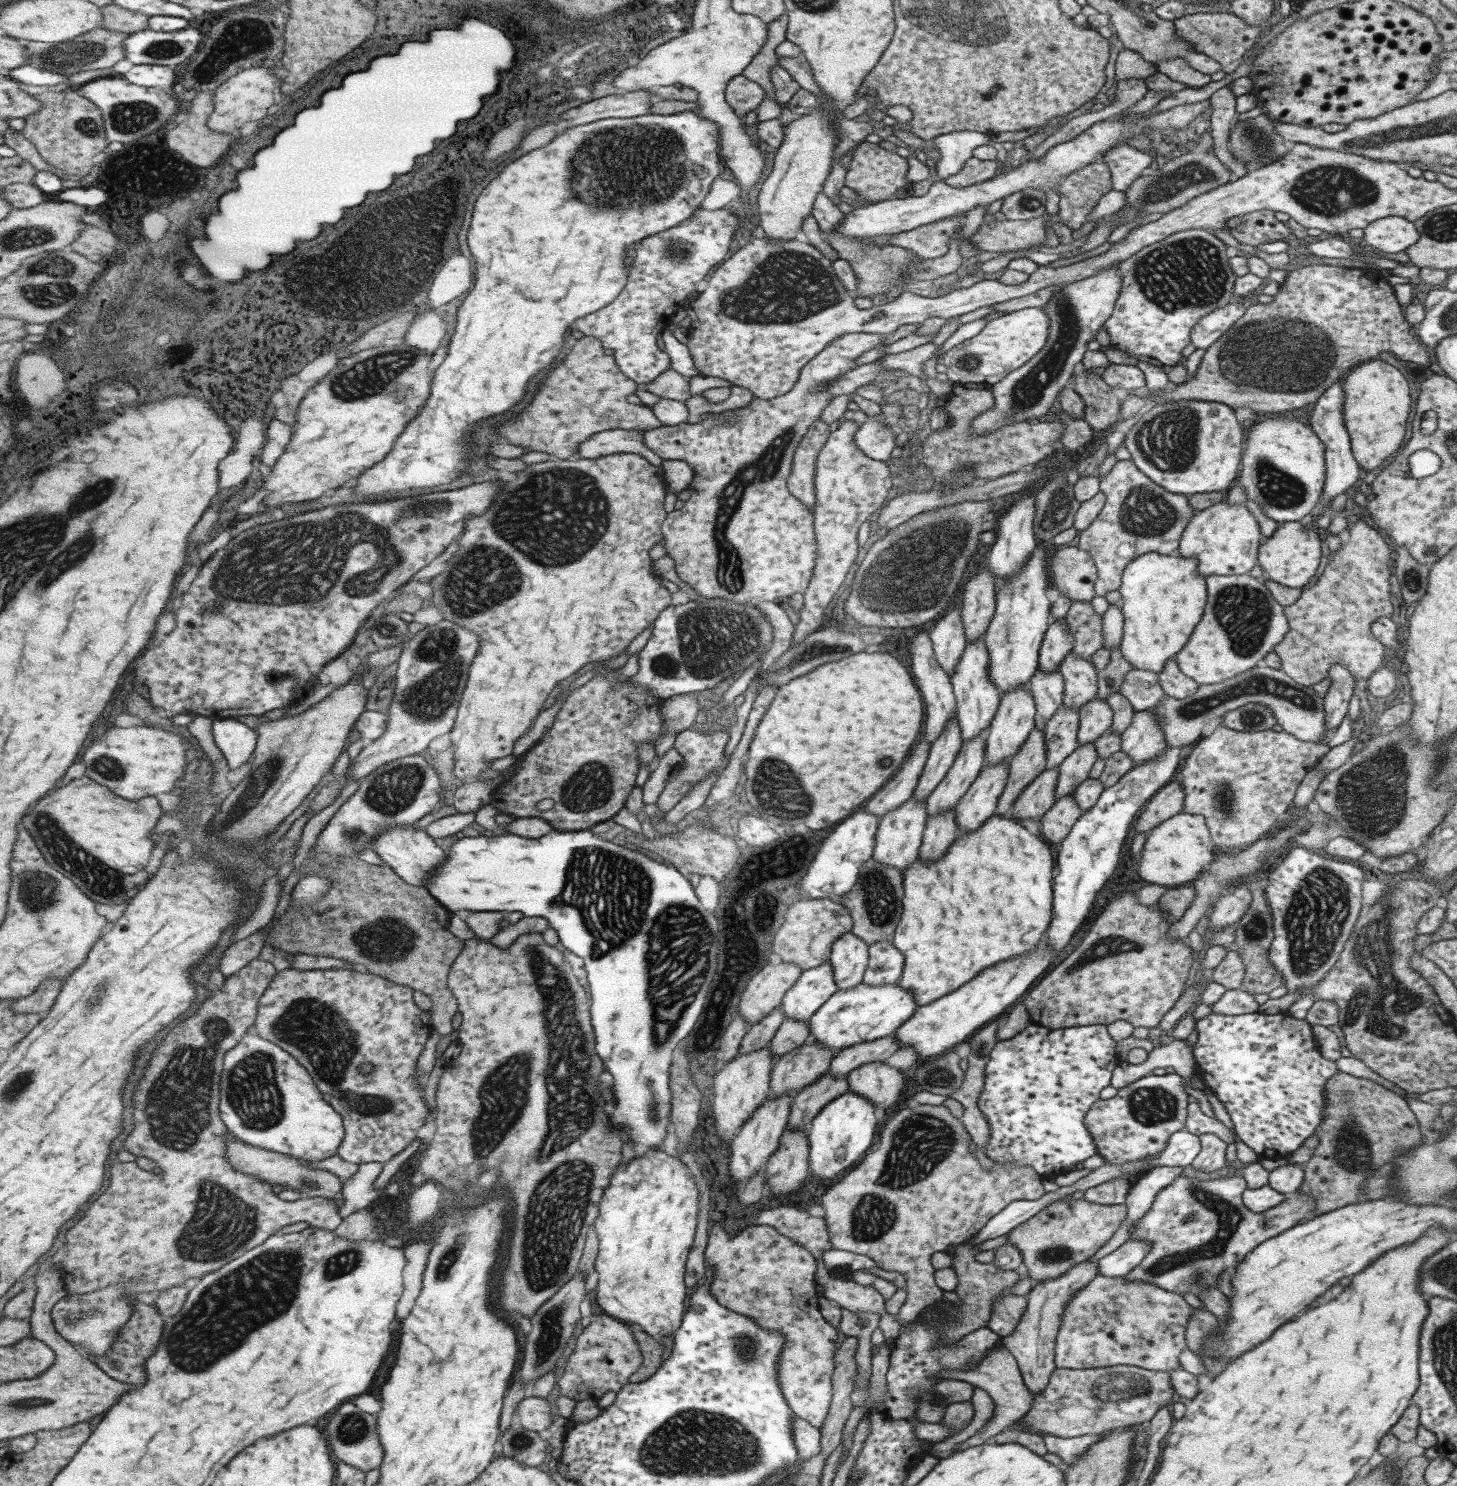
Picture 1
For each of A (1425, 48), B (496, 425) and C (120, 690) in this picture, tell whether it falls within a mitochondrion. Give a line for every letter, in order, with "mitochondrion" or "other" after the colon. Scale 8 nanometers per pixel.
A: other
B: other
C: other

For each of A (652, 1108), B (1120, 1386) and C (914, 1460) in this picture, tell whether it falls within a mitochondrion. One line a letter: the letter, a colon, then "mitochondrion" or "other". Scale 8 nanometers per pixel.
A: mitochondrion
B: mitochondrion
C: other

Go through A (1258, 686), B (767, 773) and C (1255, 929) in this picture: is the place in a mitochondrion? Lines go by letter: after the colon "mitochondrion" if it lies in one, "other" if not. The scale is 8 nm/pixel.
A: mitochondrion
B: mitochondrion
C: mitochondrion

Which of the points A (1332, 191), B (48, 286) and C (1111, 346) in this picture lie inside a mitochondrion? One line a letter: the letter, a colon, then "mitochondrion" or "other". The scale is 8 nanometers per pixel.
A: mitochondrion
B: mitochondrion
C: other

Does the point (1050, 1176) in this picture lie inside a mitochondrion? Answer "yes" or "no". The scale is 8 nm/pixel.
no

